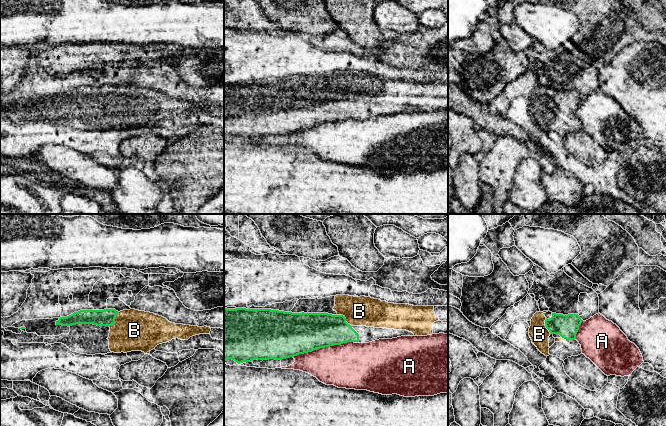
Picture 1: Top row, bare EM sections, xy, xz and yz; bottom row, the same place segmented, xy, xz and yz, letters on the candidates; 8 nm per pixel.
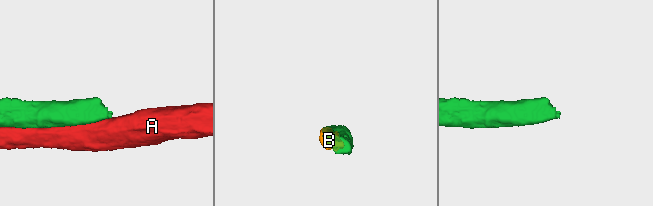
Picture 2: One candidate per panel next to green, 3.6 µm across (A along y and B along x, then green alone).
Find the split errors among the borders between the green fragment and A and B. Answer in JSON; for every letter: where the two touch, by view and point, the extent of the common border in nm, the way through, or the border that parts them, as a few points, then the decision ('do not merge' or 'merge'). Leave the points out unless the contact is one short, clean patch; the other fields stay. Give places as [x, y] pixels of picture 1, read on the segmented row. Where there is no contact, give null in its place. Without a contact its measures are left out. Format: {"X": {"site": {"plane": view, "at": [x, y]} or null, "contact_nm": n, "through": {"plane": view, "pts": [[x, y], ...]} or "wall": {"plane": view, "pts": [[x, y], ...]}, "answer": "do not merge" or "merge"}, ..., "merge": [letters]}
{"A": {"site": {"plane": "xz", "at": [323, 347]}, "contact_nm": 500, "answer": "do not merge"}, "B": {"site": {"plane": "xz", "at": [345, 318]}, "contact_nm": 160, "through": {"plane": "xz", "pts": [[317, 330], [333, 330], [345, 318], [352, 311], [359, 311]]}, "answer": "merge"}, "merge": ["B"]}

